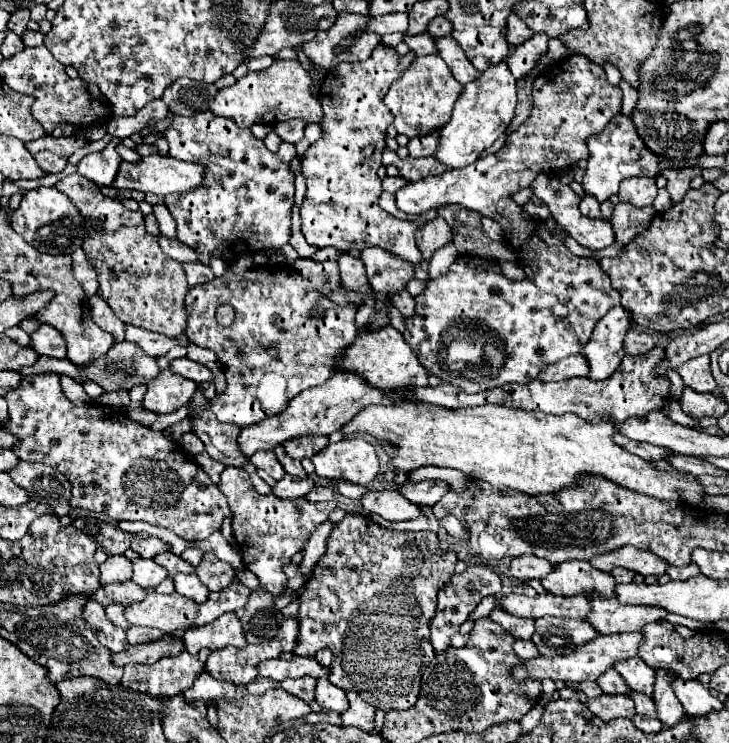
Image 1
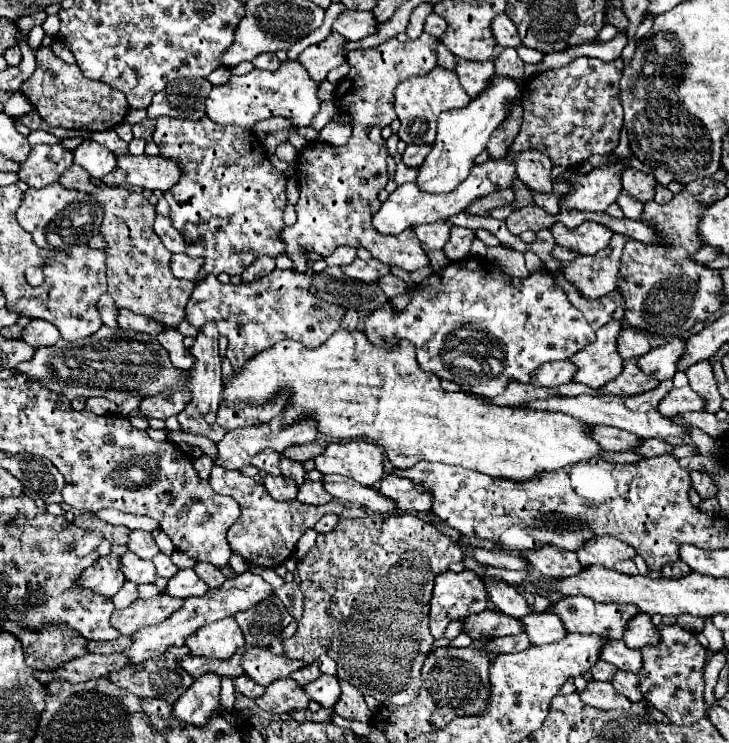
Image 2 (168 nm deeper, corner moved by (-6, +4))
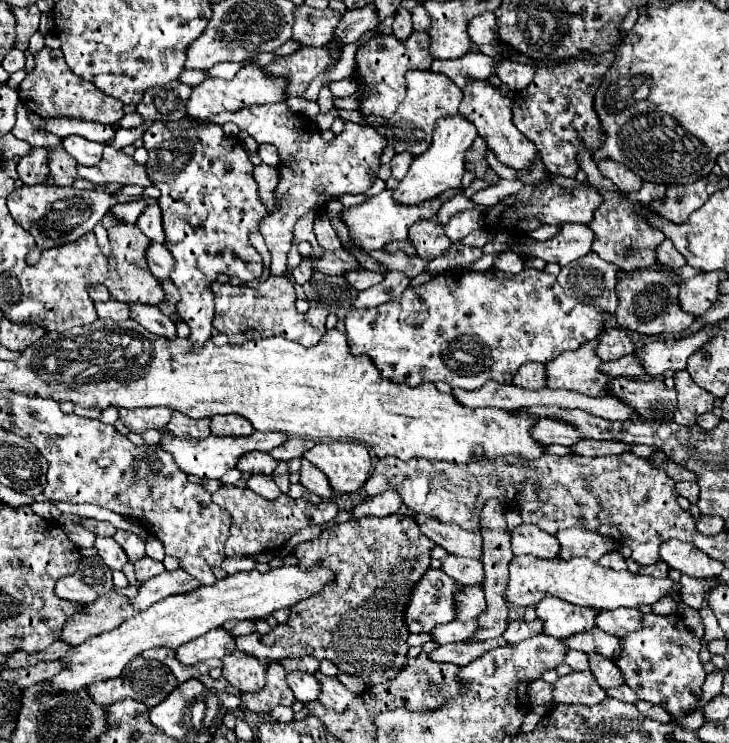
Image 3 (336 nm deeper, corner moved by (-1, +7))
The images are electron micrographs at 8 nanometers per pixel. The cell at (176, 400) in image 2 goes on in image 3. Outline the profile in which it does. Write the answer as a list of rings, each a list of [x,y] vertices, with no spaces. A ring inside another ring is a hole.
[[[151,407],[151,409],[119,409],[119,419],[131,433],[143,433],[147,429],[165,429],[171,419],[169,407]]]

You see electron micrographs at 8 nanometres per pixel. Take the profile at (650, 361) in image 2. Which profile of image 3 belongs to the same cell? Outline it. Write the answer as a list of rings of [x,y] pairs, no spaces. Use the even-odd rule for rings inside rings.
[[[625,355],[621,359],[615,361],[607,361],[603,363],[603,367],[599,367],[603,371],[603,375],[607,377],[643,377],[645,371],[641,367],[641,363],[633,357],[633,355]]]

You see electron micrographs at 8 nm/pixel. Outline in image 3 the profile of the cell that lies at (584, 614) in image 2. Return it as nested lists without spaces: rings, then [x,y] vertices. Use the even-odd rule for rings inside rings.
[[[545,597],[535,605],[537,617],[543,621],[543,633],[567,639],[575,633],[589,631],[595,627],[597,611],[591,607],[575,607],[563,599]]]

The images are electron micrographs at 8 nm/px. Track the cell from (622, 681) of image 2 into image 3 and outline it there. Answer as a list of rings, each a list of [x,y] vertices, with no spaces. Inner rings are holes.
[[[589,655],[589,671],[595,675],[597,683],[607,689],[607,687],[621,687],[623,685],[623,677],[621,671],[617,669],[617,665],[609,659],[603,659],[603,655]]]

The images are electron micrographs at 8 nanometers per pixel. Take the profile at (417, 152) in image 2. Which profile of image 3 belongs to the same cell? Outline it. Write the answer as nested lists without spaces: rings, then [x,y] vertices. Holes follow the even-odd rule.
[[[401,153],[401,155],[395,155],[393,159],[391,159],[391,177],[395,177],[397,181],[401,181],[405,175],[407,175],[407,169],[409,169],[409,165],[411,165],[411,155],[409,153]]]

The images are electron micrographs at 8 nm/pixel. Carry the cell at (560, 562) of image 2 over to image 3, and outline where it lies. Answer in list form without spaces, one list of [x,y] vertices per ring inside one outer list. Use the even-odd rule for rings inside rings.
[[[519,525],[511,531],[513,555],[535,555],[541,559],[553,559],[559,555],[559,541],[547,535],[535,525]]]

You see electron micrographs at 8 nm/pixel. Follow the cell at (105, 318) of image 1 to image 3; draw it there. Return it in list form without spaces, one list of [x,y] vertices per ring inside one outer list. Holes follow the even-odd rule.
[[[95,283],[95,285],[91,285],[89,287],[89,297],[97,303],[97,301],[109,301],[111,299],[111,295],[109,295],[109,291],[107,291],[107,287],[103,285],[103,283]]]

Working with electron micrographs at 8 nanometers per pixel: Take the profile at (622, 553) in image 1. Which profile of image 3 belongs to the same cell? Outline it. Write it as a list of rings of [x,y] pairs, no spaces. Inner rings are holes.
[[[571,527],[571,529],[557,531],[555,537],[557,537],[559,545],[561,545],[559,557],[563,557],[563,559],[587,557],[591,561],[597,561],[607,551],[615,551],[617,549],[613,539],[607,539],[607,537],[599,535],[599,533],[587,531],[583,527]]]

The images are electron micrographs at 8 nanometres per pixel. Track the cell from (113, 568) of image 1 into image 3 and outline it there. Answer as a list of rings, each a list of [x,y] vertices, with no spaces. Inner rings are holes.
[[[99,555],[81,559],[77,571],[69,577],[63,577],[55,583],[55,595],[65,601],[73,601],[79,605],[89,605],[99,595],[113,589],[111,569],[101,563]]]

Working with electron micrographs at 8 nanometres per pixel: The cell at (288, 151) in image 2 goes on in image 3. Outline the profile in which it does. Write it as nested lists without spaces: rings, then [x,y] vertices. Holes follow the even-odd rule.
[[[259,145],[257,155],[261,157],[261,161],[263,161],[265,165],[273,165],[273,167],[277,167],[277,163],[279,163],[279,155],[277,155],[275,147],[271,147],[271,145]]]

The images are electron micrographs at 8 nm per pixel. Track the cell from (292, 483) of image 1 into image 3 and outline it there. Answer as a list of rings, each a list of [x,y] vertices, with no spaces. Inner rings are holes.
[[[251,475],[247,481],[247,489],[255,491],[263,499],[277,499],[281,495],[279,487],[275,487],[275,481],[269,475]]]

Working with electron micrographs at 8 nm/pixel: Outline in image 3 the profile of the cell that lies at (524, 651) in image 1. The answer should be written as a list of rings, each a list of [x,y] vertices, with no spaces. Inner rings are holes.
[[[501,637],[479,641],[479,643],[447,643],[447,645],[437,647],[427,657],[437,663],[457,663],[459,667],[465,667],[467,663],[471,663],[473,659],[477,659],[485,651],[491,651],[491,649],[503,647],[503,645],[507,645],[507,641]]]

